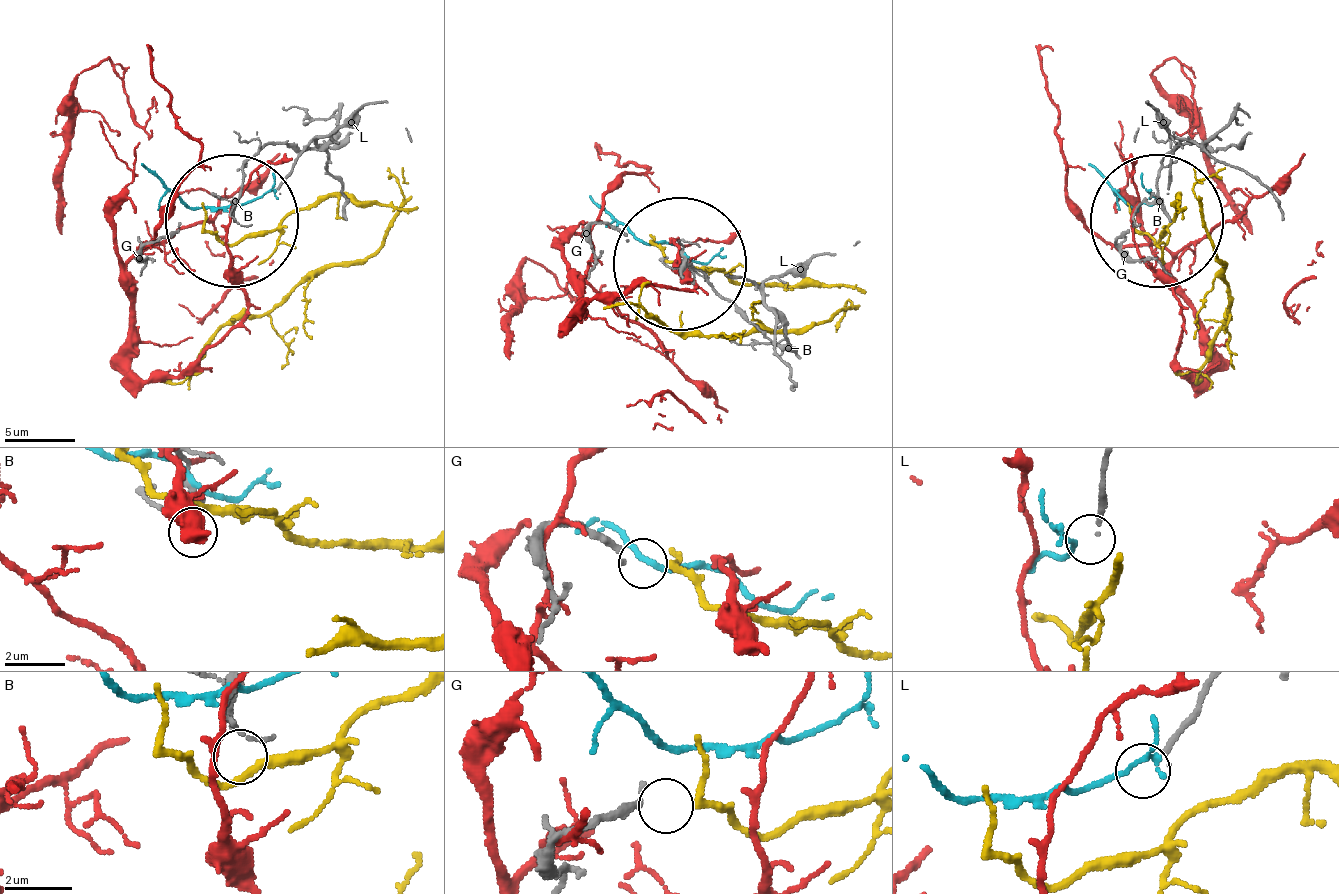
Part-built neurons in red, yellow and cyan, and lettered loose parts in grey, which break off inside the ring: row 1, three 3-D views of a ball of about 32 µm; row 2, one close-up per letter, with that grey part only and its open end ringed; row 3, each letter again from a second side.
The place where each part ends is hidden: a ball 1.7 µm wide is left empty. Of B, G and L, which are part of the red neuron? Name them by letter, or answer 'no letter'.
no letter

